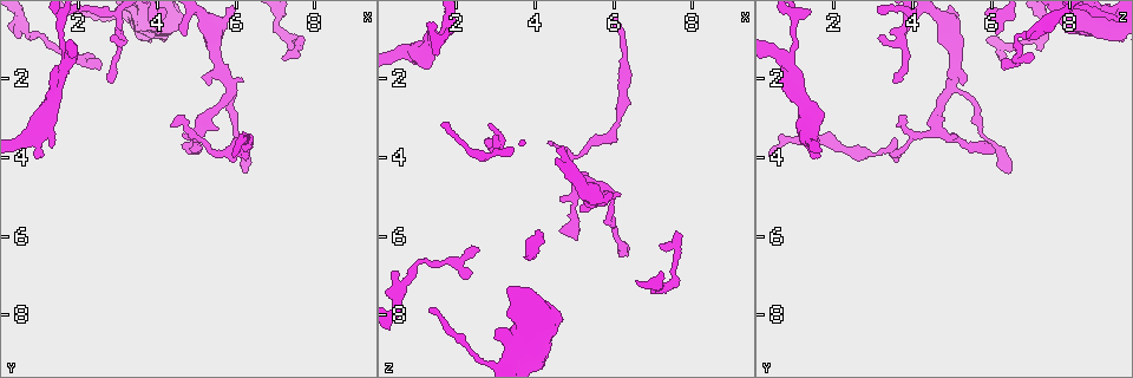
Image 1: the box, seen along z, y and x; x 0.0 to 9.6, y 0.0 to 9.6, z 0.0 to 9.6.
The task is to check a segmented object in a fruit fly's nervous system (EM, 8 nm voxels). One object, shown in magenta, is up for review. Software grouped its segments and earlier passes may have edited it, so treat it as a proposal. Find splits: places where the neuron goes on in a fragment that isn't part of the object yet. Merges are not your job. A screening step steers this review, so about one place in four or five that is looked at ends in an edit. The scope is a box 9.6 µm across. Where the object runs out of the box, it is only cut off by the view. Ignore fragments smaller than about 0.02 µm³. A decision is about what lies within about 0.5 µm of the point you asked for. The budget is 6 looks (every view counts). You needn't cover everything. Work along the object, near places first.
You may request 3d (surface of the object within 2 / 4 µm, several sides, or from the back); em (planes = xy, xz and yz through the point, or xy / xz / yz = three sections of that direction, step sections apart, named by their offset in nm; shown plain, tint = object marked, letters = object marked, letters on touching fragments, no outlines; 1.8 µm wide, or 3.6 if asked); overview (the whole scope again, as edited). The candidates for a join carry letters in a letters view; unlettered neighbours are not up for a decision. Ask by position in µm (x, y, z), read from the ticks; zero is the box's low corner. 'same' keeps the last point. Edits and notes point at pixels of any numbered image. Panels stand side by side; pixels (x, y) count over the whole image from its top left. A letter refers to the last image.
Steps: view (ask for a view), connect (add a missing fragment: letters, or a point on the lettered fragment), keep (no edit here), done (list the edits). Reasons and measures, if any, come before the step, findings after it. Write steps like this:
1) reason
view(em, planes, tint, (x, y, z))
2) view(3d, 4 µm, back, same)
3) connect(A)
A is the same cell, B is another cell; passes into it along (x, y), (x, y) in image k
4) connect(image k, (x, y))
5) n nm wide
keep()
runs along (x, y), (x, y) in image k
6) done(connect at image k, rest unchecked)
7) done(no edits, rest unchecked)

view(3d, 4 µm, (4.80, 0.95, 3.75))

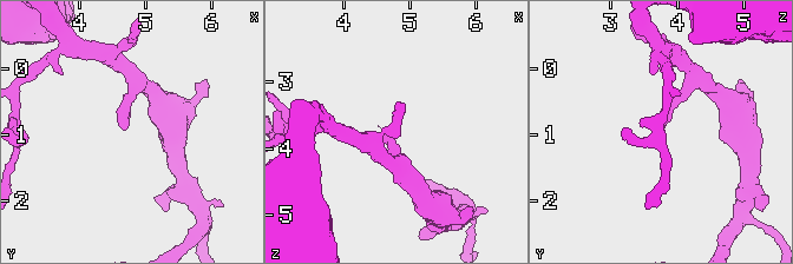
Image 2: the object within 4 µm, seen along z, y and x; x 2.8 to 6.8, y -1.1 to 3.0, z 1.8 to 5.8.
shape alone is not enough
view(em, xy, step 8, tint, same)

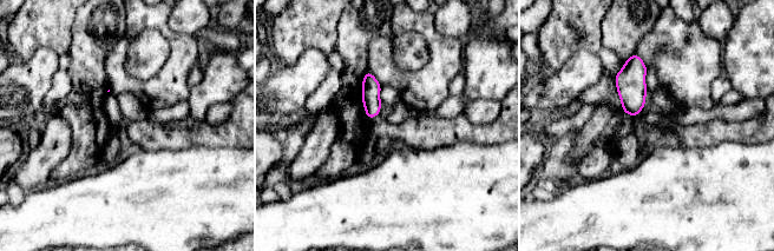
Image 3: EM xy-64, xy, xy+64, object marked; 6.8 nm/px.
cut it another way
view(em, planes, letters, same)

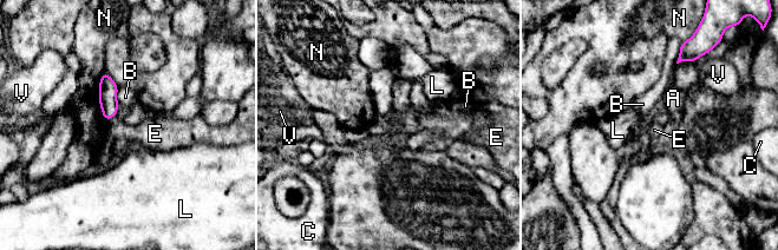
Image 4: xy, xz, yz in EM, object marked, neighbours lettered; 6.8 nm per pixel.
N touches over 360 nm
keep()
A, B, C, E, L, N and V are other cells; border along (116, 114), (106, 122) in image 4; none of them fits

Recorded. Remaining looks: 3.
thin end
view(em, xz, step 8, letters, (2.90, 0.90, 3.20))

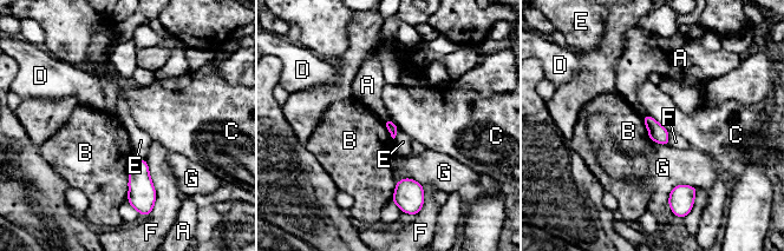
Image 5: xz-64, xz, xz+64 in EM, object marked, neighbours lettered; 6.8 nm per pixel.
another direction
view(em, yz, step 16, letters, same)

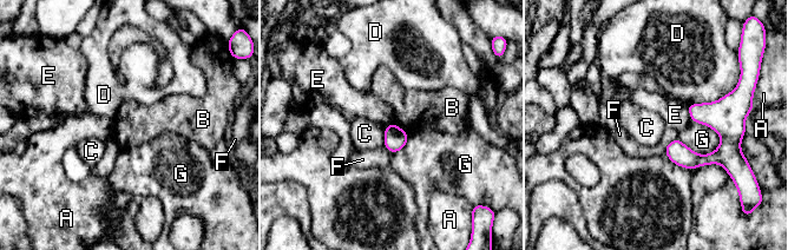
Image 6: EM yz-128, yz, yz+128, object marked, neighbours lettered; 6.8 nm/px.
keep()
A, B, C, D, E, F and G are other cells; runs along (720, 103), (721, 149), (708, 159), (672, 158) in image 6; no lettered fragment goes on from it

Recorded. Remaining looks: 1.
done(no edits, rest unchecked)

